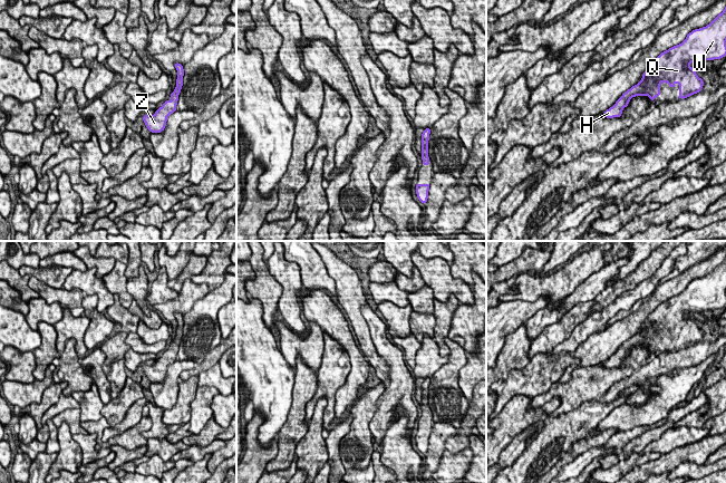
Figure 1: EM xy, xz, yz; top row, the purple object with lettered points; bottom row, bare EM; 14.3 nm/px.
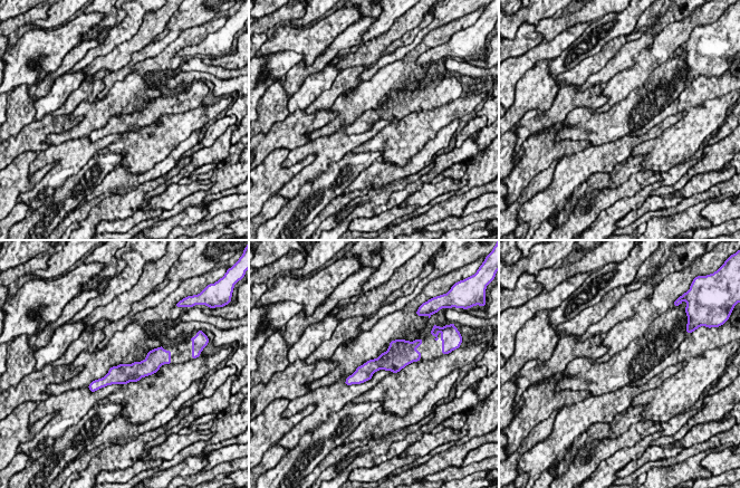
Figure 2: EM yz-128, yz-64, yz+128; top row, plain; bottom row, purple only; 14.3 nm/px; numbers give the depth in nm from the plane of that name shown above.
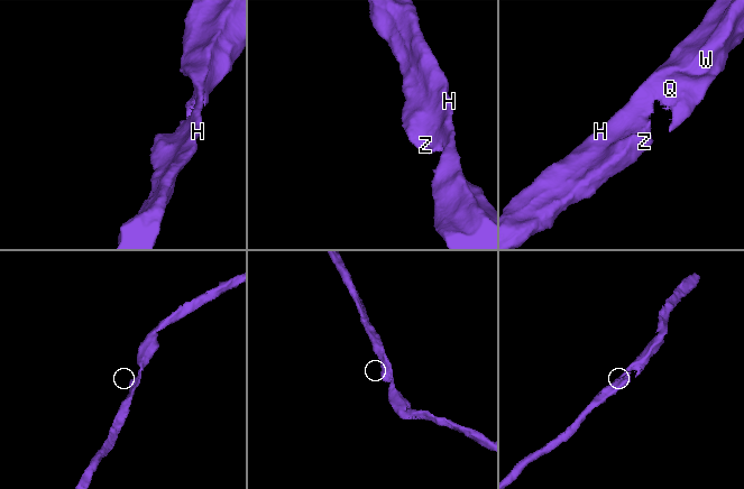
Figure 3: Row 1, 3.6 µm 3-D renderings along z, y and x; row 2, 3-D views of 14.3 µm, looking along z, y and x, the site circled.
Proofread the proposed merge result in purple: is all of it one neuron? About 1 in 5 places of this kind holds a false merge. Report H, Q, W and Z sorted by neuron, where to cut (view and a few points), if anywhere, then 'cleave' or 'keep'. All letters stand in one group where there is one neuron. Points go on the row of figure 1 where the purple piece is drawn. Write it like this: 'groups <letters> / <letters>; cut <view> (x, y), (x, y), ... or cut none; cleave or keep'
groups H Q W Z; cut none; keep

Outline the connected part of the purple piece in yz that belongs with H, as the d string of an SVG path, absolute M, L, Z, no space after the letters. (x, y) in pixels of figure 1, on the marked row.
M726 7L709 25L695 29L689 32L686 39L668 50L661 52L642 74L641 80L628 89L616 102L616 104L603 113L606 118L621 117L622 109L629 105L632 97L648 96L650 100L655 100L661 94L660 85L667 83L671 88L675 84L679 84L679 99L687 98L703 89L704 80L699 78L696 70L689 65L691 62L704 64L706 60L720 59L726 56Z

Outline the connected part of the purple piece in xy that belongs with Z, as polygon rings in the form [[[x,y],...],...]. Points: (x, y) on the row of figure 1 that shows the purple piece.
[[[175,62],[175,68],[177,70],[177,79],[175,90],[171,94],[171,99],[166,100],[161,108],[157,108],[155,114],[152,116],[144,115],[142,118],[151,133],[161,133],[164,131],[167,122],[167,117],[176,112],[176,105],[178,100],[178,95],[183,86],[184,69],[183,65]]]

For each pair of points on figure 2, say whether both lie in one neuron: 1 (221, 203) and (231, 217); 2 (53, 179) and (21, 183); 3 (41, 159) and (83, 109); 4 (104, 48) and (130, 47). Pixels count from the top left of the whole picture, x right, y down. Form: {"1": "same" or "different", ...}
{"1": "different", "2": "different", "3": "different", "4": "different"}

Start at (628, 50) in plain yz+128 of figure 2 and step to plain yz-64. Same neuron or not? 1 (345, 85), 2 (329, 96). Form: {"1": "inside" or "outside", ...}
{"1": "inside", "2": "inside"}

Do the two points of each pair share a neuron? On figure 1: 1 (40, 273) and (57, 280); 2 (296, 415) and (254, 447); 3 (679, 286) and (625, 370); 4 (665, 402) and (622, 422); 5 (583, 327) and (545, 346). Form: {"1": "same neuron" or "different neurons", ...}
{"1": "same neuron", "2": "different neurons", "3": "different neurons", "4": "same neuron", "5": "different neurons"}

